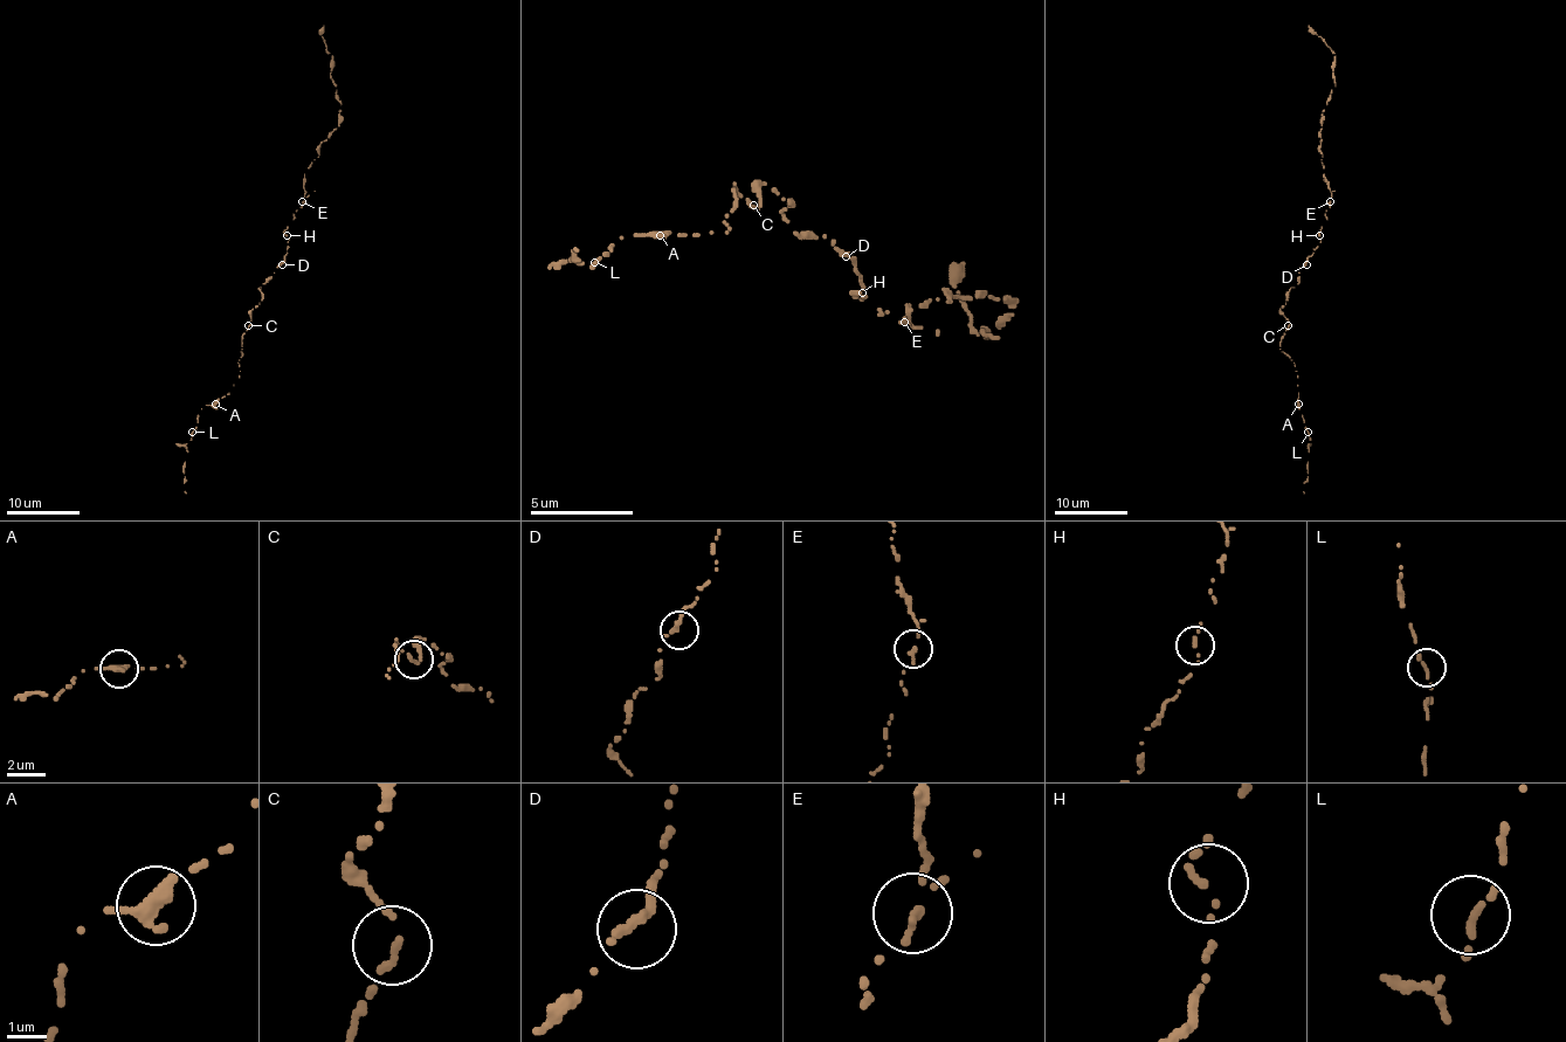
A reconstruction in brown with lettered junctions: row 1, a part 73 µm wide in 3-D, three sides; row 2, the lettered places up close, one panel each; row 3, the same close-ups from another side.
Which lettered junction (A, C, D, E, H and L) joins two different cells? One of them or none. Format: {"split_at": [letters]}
{"split_at": ["E"]}

